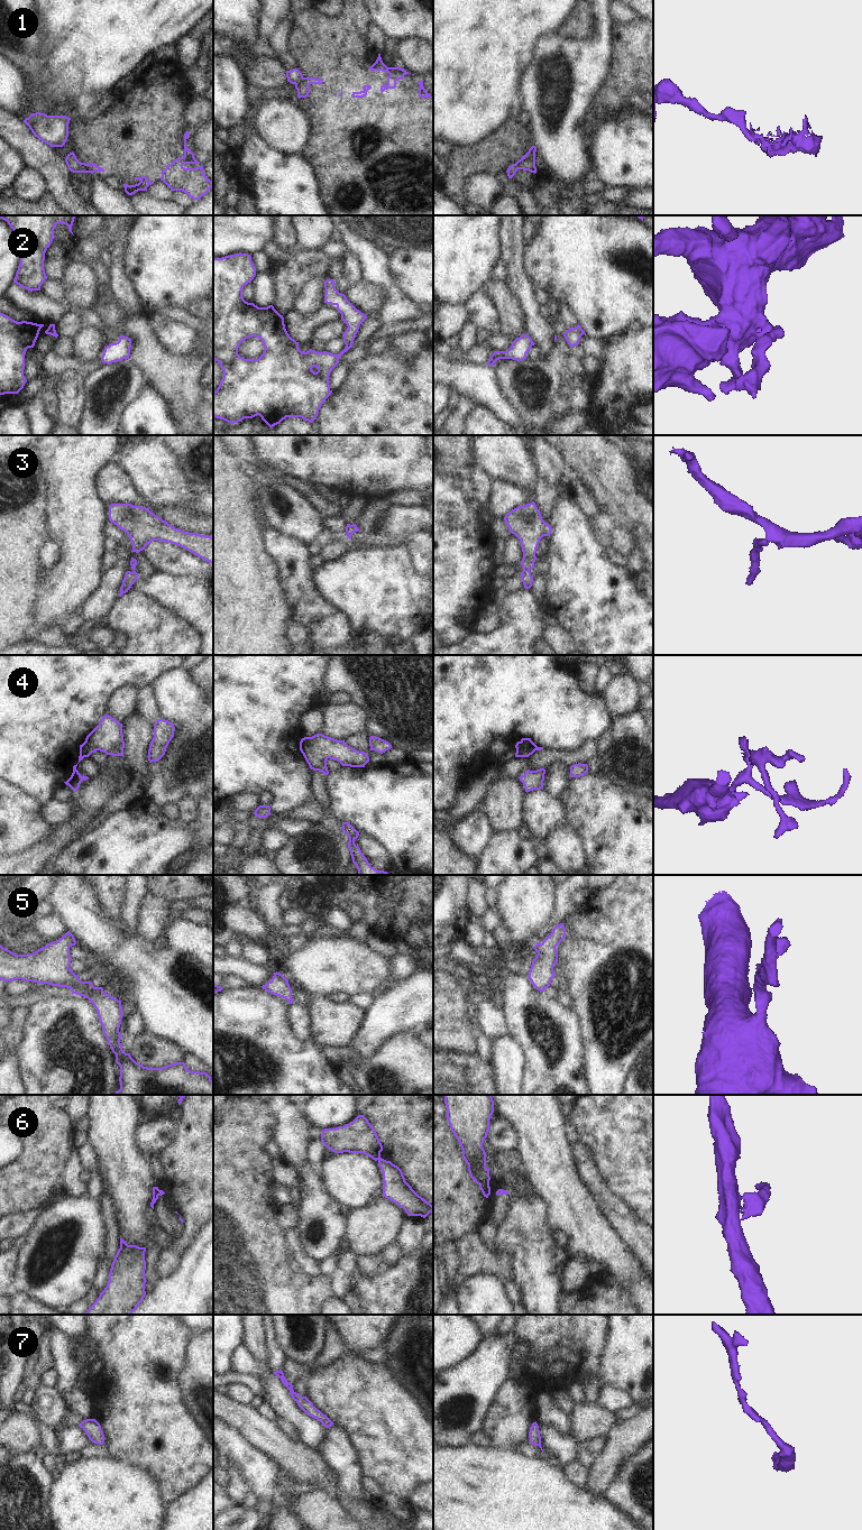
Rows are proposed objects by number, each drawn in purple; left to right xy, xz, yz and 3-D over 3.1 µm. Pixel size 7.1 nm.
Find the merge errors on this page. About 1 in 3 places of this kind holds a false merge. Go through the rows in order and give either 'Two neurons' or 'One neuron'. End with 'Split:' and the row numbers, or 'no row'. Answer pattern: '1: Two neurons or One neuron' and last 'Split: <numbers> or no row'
1: Two neurons
2: One neuron
3: One neuron
4: Two neurons
5: One neuron
6: Two neurons
7: One neuron
Split: 1, 4, 6.

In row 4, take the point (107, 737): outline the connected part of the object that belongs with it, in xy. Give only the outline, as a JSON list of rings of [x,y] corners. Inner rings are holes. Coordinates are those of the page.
[[[107,713],[83,743],[83,750],[86,757],[97,750],[107,755],[123,757],[123,748],[122,723]]]

